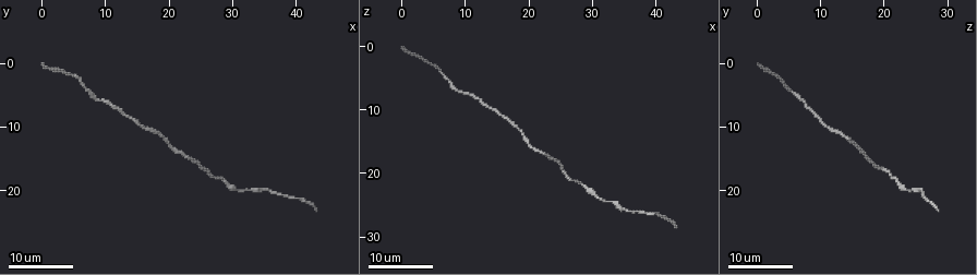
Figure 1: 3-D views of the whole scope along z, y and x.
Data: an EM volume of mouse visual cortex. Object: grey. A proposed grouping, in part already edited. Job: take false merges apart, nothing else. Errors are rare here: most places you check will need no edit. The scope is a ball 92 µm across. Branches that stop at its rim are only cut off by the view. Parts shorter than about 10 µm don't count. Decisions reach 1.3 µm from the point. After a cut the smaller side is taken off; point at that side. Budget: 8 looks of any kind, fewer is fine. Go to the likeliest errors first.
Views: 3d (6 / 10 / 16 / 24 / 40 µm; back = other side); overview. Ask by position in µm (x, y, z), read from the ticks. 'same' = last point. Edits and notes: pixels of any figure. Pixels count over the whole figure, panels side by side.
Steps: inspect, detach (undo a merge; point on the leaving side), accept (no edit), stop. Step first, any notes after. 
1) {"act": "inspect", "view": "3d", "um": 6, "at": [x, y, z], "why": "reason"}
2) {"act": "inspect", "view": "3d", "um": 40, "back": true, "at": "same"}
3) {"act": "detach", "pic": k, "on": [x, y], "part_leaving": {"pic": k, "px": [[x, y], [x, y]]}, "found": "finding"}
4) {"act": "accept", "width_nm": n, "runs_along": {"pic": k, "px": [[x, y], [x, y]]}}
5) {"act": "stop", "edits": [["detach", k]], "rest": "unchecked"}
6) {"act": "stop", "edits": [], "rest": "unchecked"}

{"act": "inspect", "view": "3d", "um": 24, "at": [31.0, 19.5, 23.0], "why": "calibre changes"}

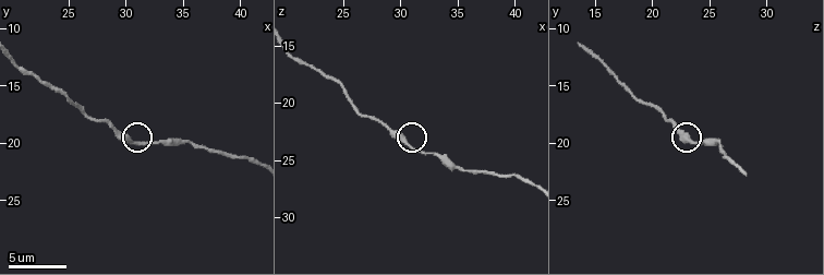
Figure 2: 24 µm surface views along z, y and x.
{"act": "inspect", "view": "3d", "um": 6, "at": [30.4, 19.8, 23.6]}

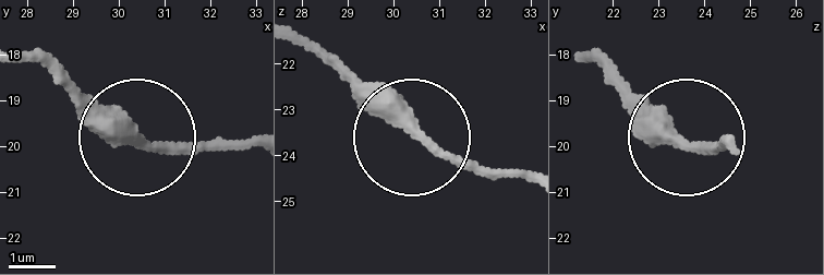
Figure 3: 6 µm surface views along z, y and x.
{"act": "accept", "runs_along": {"pic": 3, "px": [[581, 51], [608, 62], [690, 145], [725, 145]]}, "found": "all the same neuron"}

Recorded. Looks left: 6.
{"act": "inspect", "view": "3d", "um": 24, "at": [7.5, 4.0, 5.5], "why": "calibre changes"}

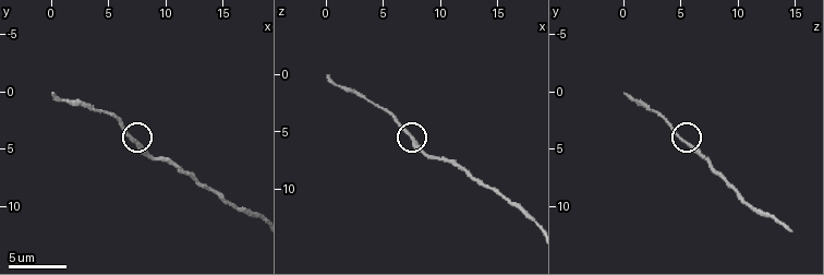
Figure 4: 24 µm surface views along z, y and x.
{"act": "inspect", "view": "3d", "um": 6, "at": [7.6, 4.6, 5.4]}

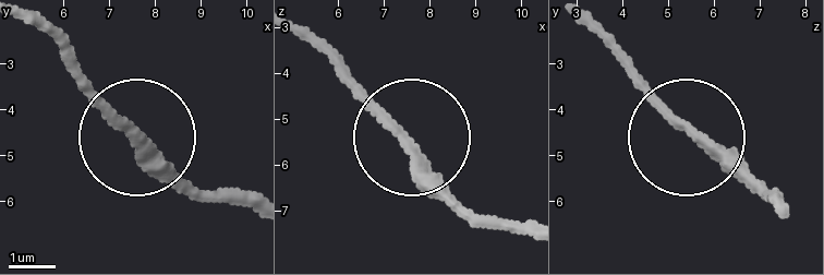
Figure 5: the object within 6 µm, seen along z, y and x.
{"act": "accept", "runs_along": {"pic": 5, "px": [[521, 228], [462, 201], [349, 75]]}, "found": "one neuron here"}

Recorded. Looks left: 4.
{"act": "inspect", "view": "3d", "um": 16, "at": [34.6, 19.8, 25.4], "why": "thick turns thin"}

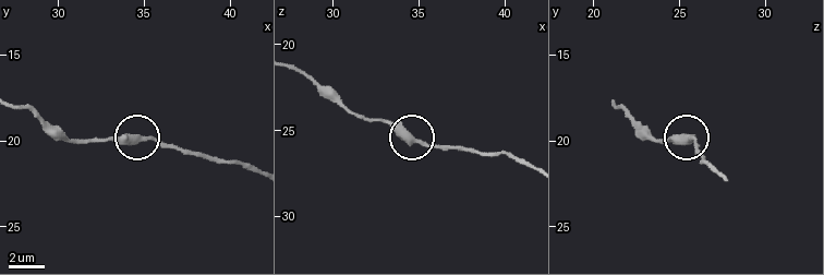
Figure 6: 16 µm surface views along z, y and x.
{"act": "inspect", "view": "3d", "um": 16, "back": true, "at": [34.7, 20.0, 25.5]}

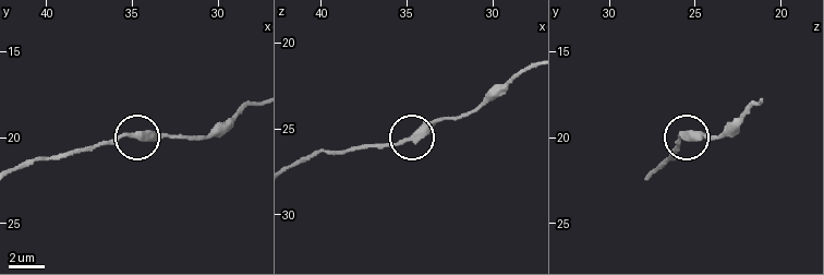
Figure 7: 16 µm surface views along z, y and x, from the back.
{"act": "accept", "runs_along": {"pic": 7, "px": [[529, 64], [458, 116], [427, 120], [388, 145], [363, 145]]}, "found": "one neuron here"}

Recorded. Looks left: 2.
{"act": "inspect", "view": "3d", "um": 16, "at": [20.4, 13.6, 16.0]}

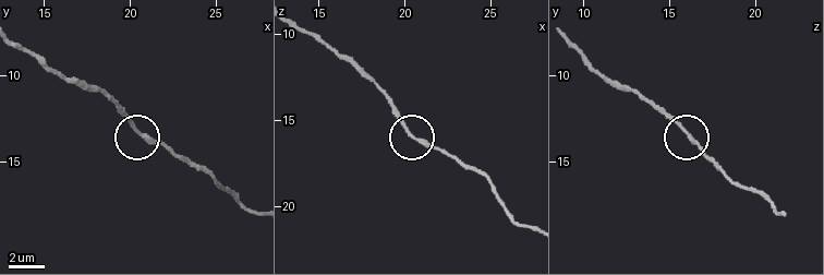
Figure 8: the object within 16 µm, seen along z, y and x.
{"act": "accept", "width_nm": 210, "found": "continuous, no second neuron"}

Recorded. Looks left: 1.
{"act": "stop", "edits": [], "rest": "unchecked"}

